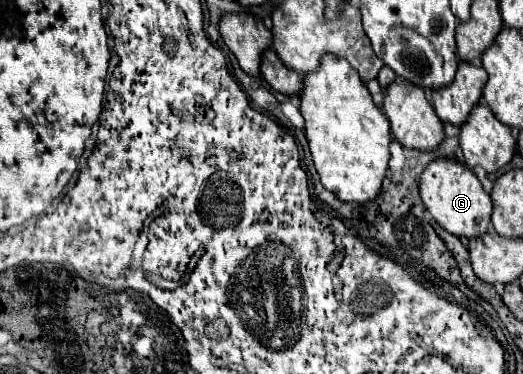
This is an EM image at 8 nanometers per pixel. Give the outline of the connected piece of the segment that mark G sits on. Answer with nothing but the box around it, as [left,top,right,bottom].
[420,159,492,237]

